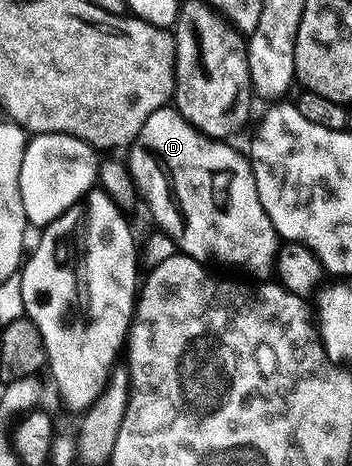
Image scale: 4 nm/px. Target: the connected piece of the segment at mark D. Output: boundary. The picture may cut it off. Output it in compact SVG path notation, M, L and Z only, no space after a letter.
M167 104L144 120L137 142L128 147L128 165L139 195L150 204L150 210L158 221L157 229L173 239L181 253L203 264L219 262L222 266L235 266L238 270L258 274L250 276L266 276L271 273L280 239L272 220L268 220L268 212L264 212L264 204L260 204L249 157L230 145L234 144L199 133L173 105Z

